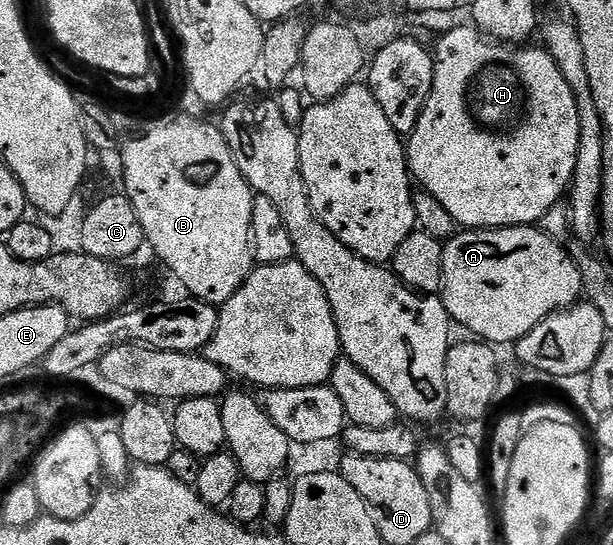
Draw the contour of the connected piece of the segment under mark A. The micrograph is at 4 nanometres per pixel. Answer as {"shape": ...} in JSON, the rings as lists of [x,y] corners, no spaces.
{"shape":[[[536,226],[527,227],[490,227],[488,229],[461,229],[456,235],[452,235],[450,239],[444,240],[443,243],[443,285],[439,292],[439,297],[445,302],[445,308],[449,314],[450,320],[454,324],[457,323],[461,327],[466,327],[470,331],[470,336],[476,337],[478,340],[484,341],[490,345],[498,345],[497,343],[516,344],[527,333],[531,333],[531,329],[535,329],[535,325],[539,325],[544,319],[553,314],[554,311],[561,311],[564,307],[572,307],[574,303],[582,298],[581,278],[579,277],[579,269],[575,265],[575,261],[571,261],[568,250],[562,244],[556,243],[551,236],[546,235],[544,231]]]}

